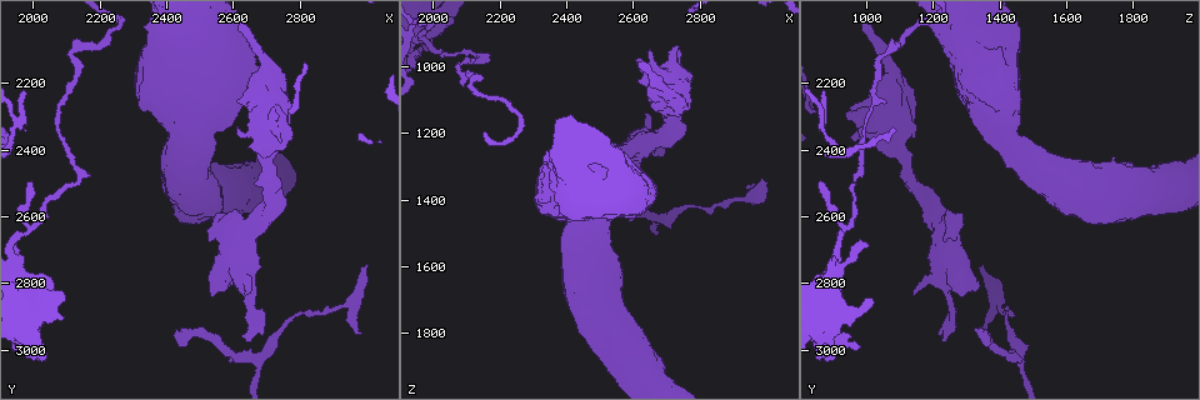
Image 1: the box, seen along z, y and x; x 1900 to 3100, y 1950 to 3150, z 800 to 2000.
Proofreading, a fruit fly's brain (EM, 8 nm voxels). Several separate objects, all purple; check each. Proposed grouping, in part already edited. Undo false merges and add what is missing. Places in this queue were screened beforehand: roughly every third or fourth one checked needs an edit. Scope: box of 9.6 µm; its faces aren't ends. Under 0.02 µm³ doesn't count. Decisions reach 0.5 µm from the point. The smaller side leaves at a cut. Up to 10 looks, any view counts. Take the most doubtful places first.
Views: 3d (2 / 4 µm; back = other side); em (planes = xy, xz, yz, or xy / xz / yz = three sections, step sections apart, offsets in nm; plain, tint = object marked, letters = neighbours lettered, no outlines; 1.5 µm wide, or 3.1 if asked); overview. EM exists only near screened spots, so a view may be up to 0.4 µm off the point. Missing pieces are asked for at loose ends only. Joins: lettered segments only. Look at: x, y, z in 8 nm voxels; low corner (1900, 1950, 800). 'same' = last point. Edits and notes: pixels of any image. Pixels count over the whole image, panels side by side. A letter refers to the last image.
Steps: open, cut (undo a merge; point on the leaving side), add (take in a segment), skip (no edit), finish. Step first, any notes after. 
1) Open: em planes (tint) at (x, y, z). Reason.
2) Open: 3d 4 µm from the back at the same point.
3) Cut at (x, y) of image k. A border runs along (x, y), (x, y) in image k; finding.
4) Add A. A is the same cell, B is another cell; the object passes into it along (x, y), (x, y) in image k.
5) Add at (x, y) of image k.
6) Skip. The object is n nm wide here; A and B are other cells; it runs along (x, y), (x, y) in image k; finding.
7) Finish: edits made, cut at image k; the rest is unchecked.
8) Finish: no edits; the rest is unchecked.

Open: 3d 2 µm at (2620, 2040, 990). An open end.

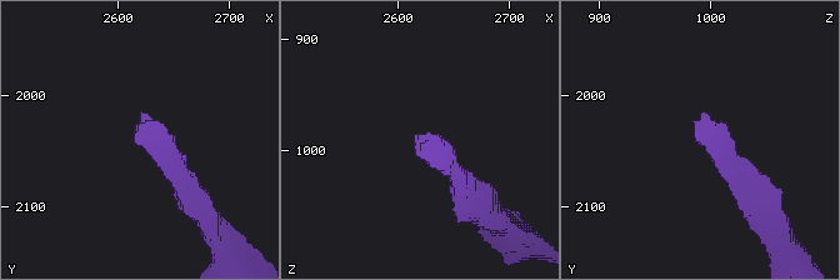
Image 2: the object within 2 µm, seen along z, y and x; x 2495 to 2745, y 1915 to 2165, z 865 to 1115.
Open: em planes (letters) at (2616, 2036, 984). Now the EM.

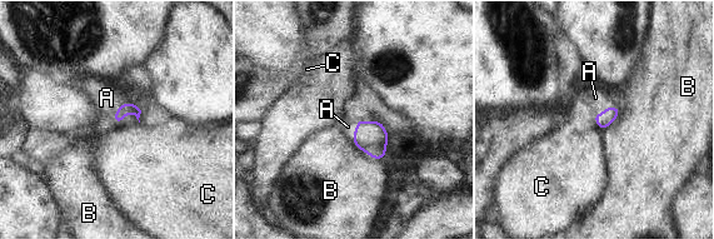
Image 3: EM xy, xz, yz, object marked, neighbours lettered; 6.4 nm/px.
Add A. The longest contact is with B, 220 nm; A is the same cell, B and C are other cells; the object passes into it along (608, 116), (605, 108), (595, 98) in image 3; it goes on there.

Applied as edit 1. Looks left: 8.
Open: em planes (letters) at (2030, 3030, 880). Thick end.

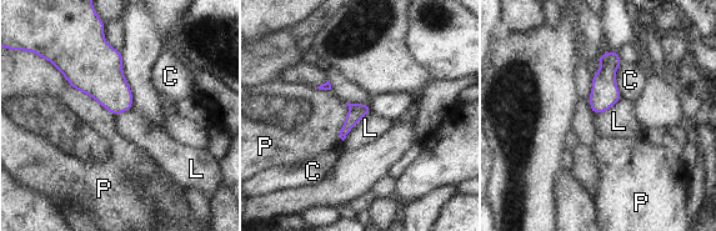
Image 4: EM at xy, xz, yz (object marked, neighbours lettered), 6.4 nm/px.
Skip. C, L and P are other cells; none of them fits.

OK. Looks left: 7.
Open: em xz step 4 (tint) at (2600, 2340, 980).

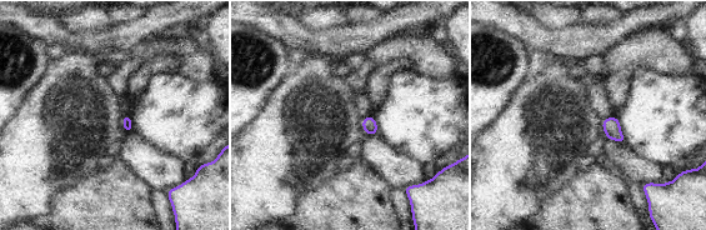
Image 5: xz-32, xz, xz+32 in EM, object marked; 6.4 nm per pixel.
Open: em planes (letters) at the same point.

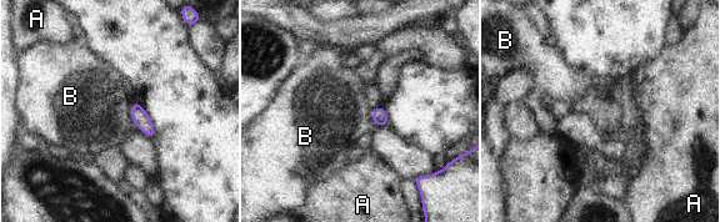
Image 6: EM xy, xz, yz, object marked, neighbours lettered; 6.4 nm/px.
Skip. A and B are other cells; a border runs along (131, 102), (131, 121), (134, 124) in image 6; no lettered segment goes on from it.

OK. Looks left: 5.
Open: em xz step 8 (letters) at (2680, 3020, 1460). Branch point.

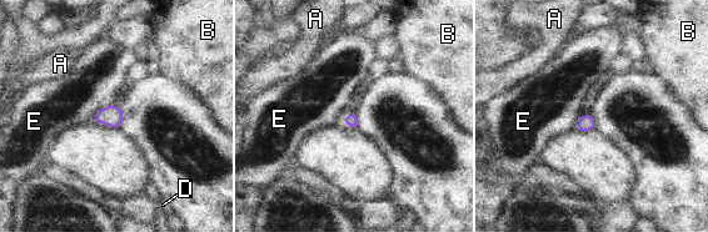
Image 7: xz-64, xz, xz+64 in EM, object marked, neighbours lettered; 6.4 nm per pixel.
Open: em planes (letters) at the same point.

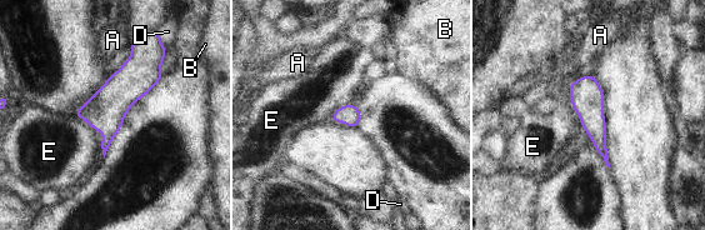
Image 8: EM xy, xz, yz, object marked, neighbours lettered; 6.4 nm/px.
Skip. A, B, D and E are other cells; a border runs along (579, 75), (566, 86) in image 8; all the same neuron.

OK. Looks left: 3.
Finish: edits made, add at image 3; the rest is unchecked.

